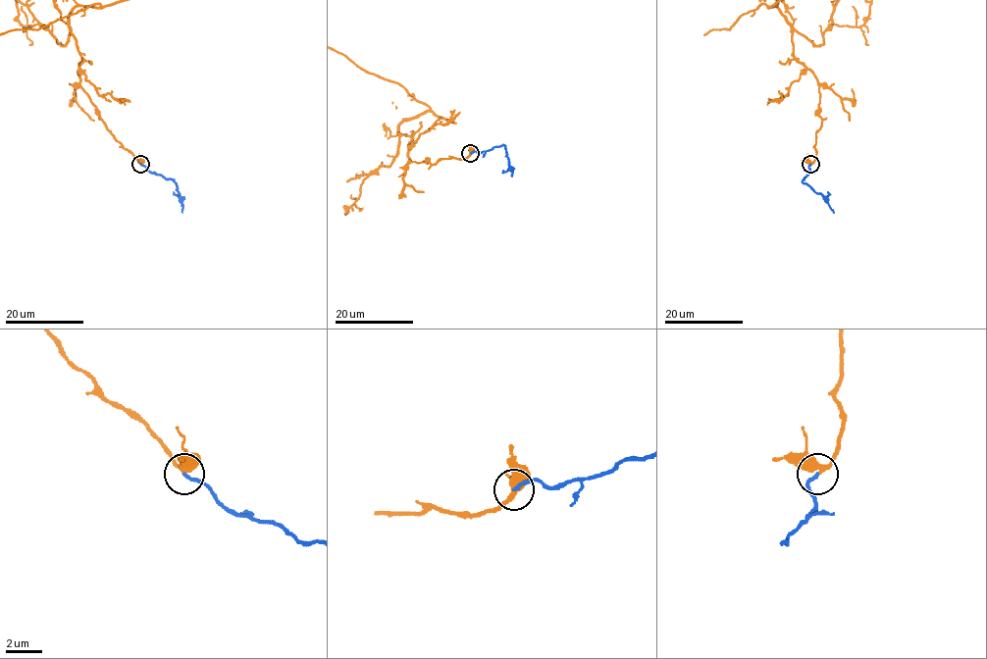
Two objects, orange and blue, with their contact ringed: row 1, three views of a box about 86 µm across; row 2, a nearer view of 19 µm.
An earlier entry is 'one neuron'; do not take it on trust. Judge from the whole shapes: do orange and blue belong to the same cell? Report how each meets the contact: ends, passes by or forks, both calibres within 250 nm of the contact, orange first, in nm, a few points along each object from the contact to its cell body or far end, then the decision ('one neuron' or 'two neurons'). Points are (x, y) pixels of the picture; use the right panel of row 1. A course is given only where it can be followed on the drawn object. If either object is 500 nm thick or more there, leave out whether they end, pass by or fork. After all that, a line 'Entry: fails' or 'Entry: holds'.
orange passes by | blue ends | 320/190 nm | orange via (811, 164), (818, 84), (794, 55), (792, 28), (775, 6) | blue via (810, 164), (810, 171), (803, 182), (820, 194), (834, 213) | one neuron
Entry: holds

